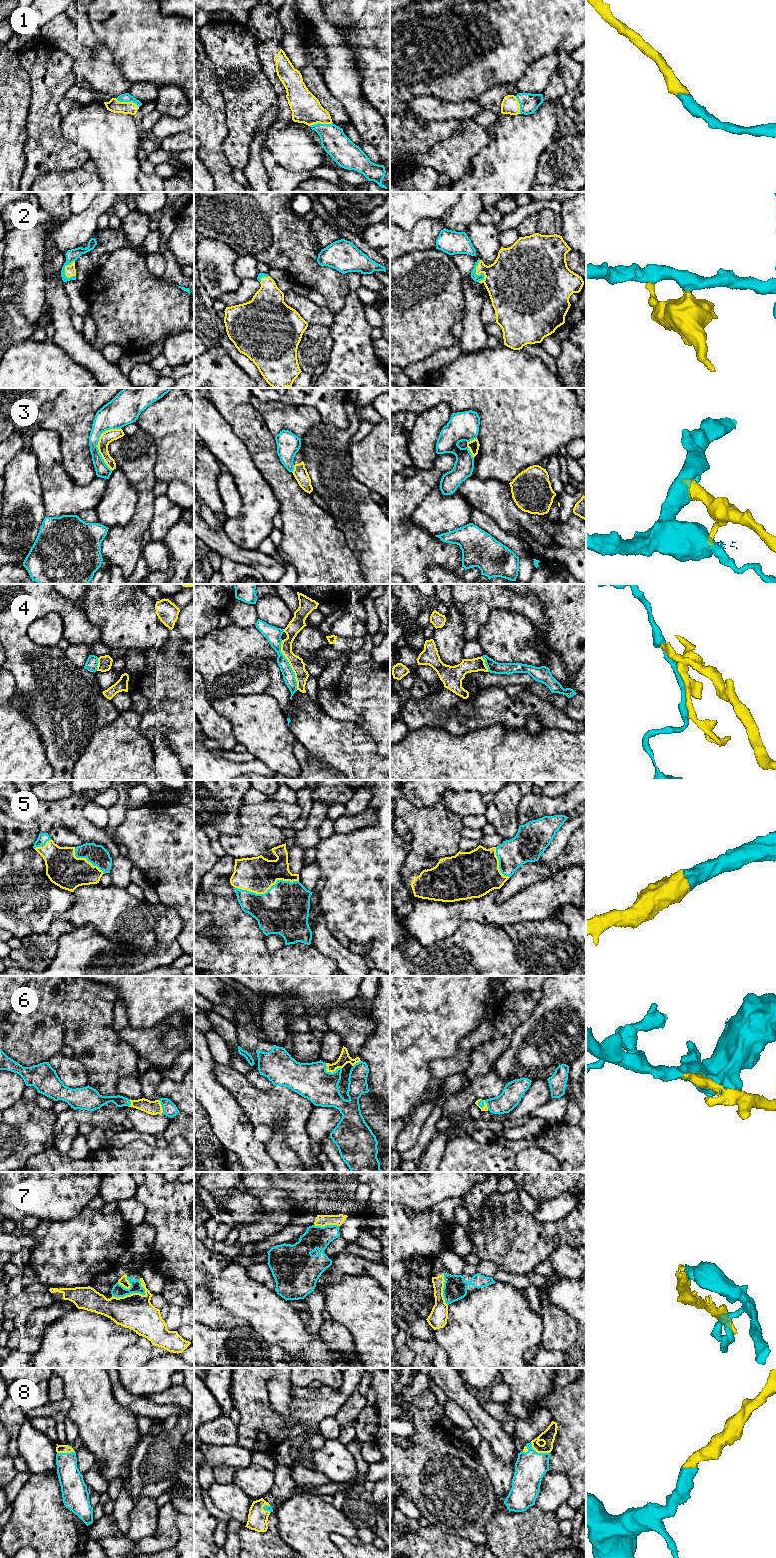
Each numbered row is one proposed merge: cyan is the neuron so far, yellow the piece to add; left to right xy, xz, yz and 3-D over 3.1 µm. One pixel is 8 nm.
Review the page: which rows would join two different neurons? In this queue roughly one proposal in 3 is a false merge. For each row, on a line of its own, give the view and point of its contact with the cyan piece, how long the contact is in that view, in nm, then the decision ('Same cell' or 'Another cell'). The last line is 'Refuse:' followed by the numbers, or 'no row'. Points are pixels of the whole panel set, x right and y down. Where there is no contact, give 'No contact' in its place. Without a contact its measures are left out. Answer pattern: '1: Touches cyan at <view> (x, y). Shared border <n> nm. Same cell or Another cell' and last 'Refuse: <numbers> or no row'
1: Touches cyan at xy (127, 101). Shared border 220 nm. Same cell
2: Touches cyan at yz (478, 275). Shared border 190 nm. Same cell
3: Touches cyan at xy (97, 443). Shared border 360 nm. Another cell
4: Touches cyan at xz (289, 665). Shared border 420 nm. Another cell
5: Touches cyan at xz (267, 891). Shared border 500 nm. Same cell
6: Touches cyan at xz (330, 1072). Shared border 140 nm. Same cell
7: Touches cyan at xy (130, 1293). Shared border 280 nm. Another cell
8: Touches cyan at yz (538, 1453). Shared border 180 nm. Same cell
Refuse: 3, 4, 7

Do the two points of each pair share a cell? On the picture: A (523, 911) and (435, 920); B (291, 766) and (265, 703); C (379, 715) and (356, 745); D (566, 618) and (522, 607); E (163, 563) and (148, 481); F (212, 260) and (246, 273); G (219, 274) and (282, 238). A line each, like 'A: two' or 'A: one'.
A: one
B: one
C: two
D: two
E: two
F: two
G: two

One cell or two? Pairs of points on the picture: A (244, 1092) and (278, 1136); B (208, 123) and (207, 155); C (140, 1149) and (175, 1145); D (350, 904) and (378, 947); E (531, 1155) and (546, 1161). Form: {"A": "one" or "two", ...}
{"A": "two", "B": "one", "C": "one", "D": "one", "E": "one"}

